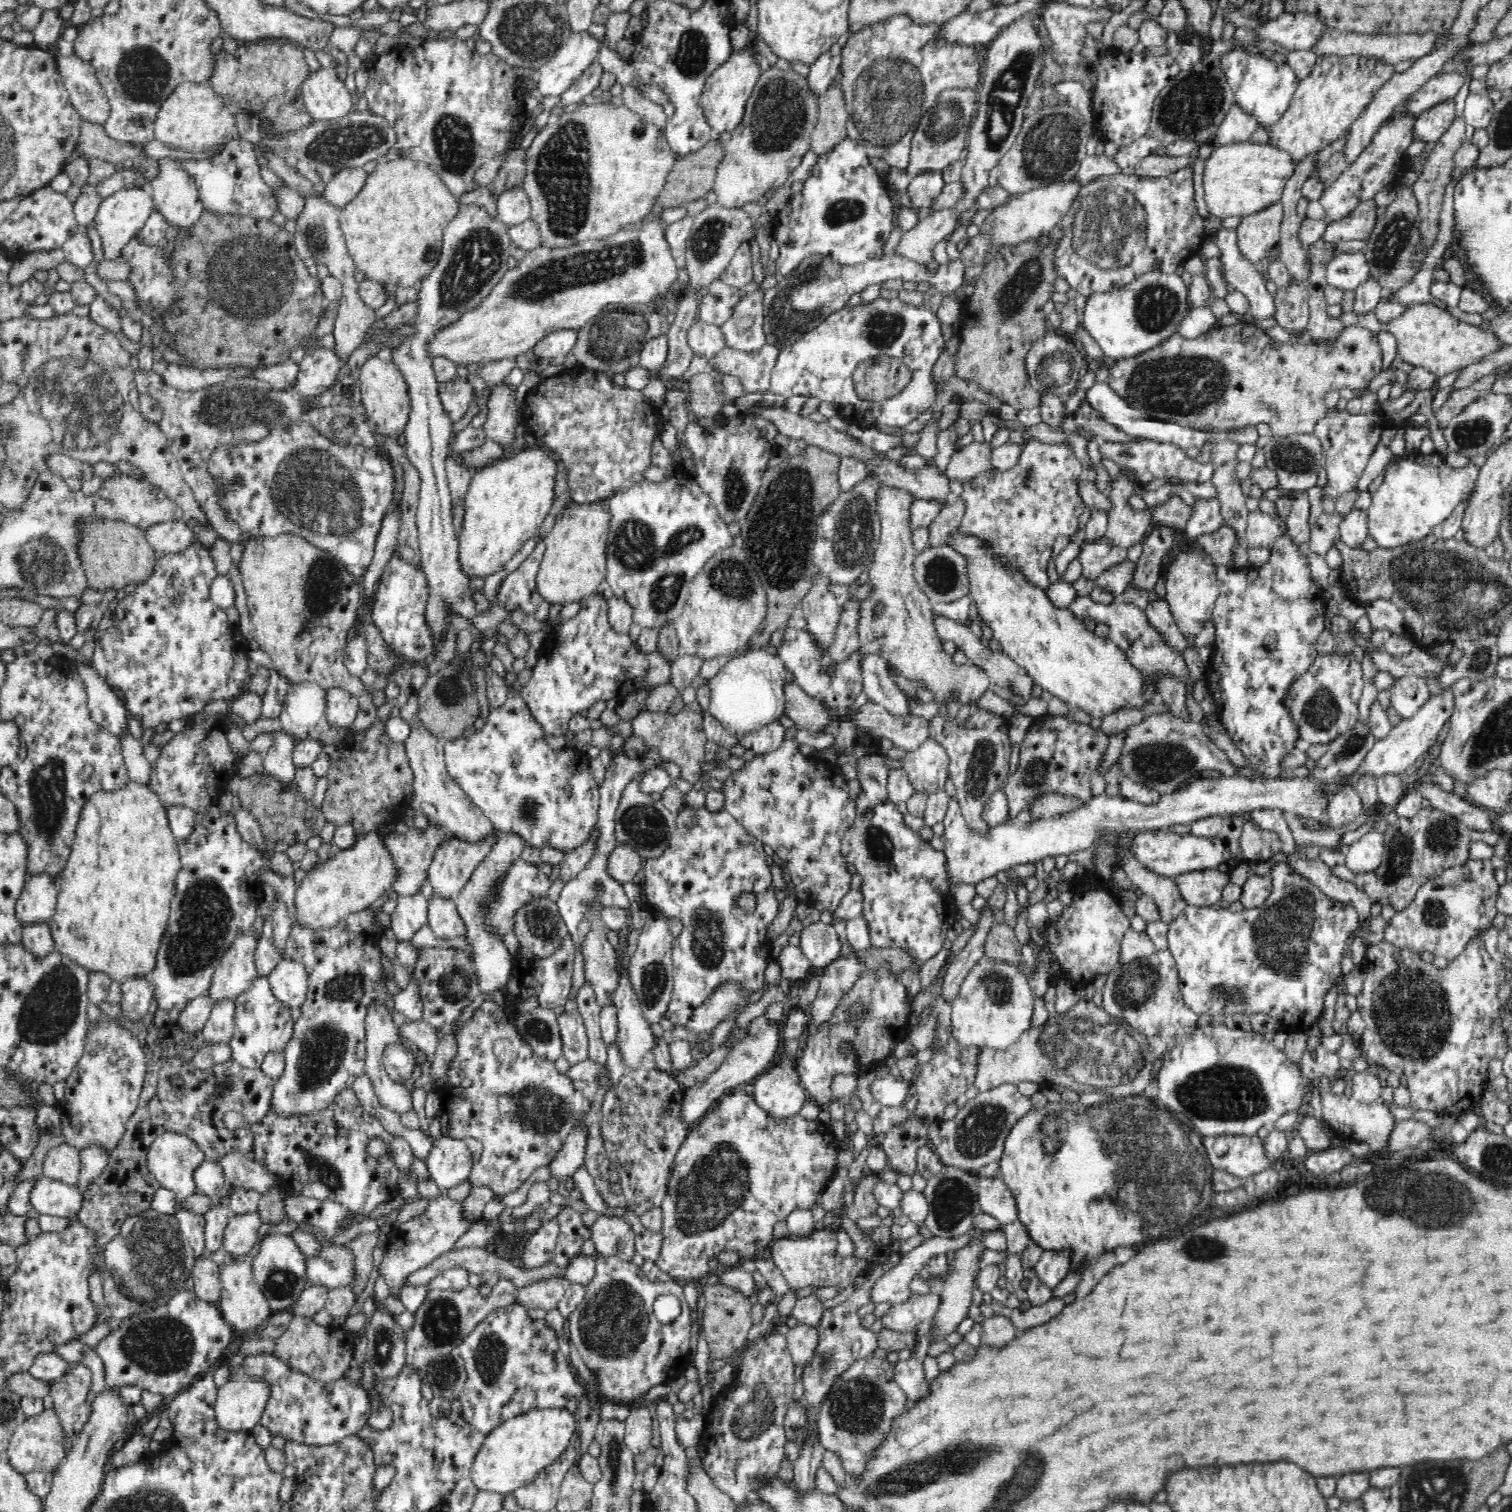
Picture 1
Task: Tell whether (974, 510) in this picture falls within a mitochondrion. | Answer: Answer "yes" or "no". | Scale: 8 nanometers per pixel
no

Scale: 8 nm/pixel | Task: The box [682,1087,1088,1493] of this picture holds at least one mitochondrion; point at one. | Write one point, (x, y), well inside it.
(858, 1406)

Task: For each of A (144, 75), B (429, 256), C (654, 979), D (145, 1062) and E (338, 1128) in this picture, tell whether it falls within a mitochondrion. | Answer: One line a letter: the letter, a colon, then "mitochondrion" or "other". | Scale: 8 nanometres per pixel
A: mitochondrion
B: mitochondrion
C: mitochondrion
D: other
E: other

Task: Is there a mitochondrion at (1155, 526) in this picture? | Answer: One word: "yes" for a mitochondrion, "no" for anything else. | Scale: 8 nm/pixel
no

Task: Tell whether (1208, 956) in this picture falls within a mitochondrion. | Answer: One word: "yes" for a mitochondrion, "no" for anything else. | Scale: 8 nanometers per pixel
no

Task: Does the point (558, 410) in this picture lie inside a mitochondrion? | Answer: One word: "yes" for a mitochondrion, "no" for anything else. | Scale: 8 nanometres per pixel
no

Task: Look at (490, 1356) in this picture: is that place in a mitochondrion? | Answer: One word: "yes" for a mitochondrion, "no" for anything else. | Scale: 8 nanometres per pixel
yes

